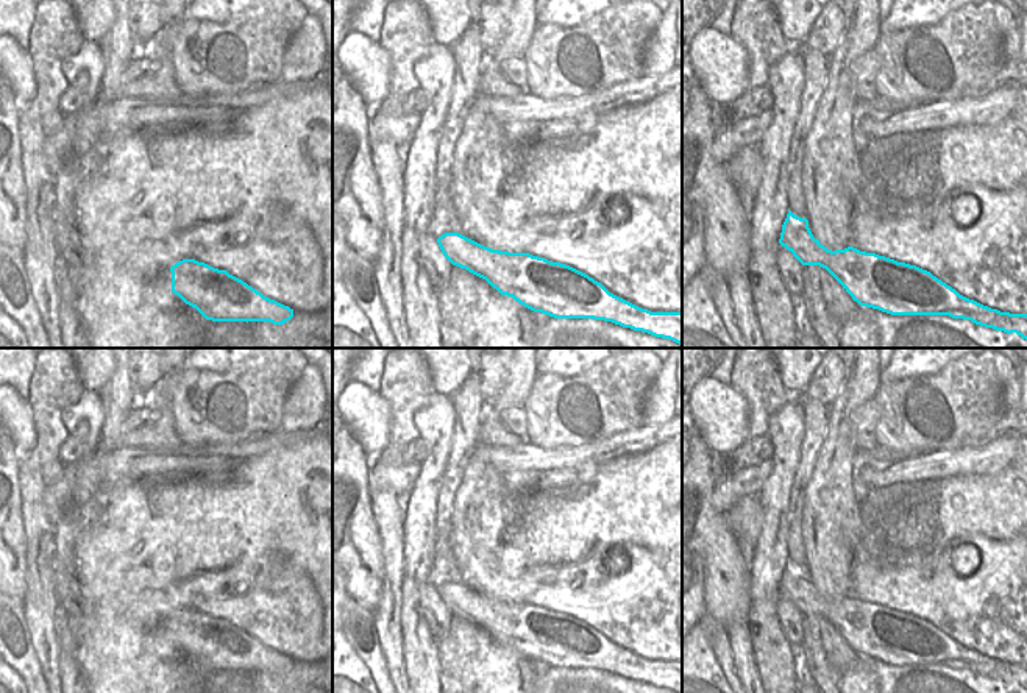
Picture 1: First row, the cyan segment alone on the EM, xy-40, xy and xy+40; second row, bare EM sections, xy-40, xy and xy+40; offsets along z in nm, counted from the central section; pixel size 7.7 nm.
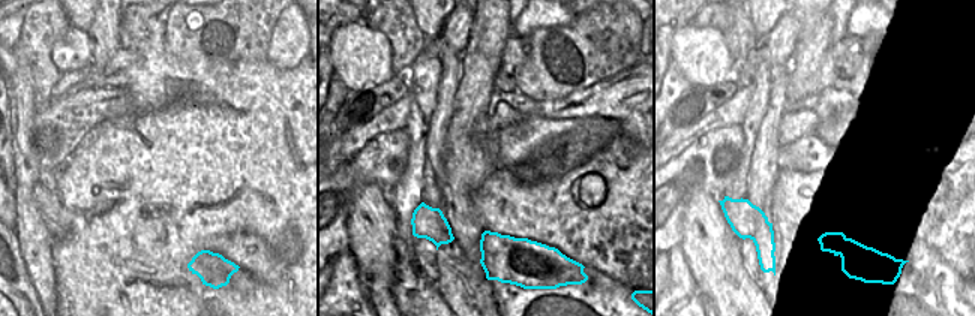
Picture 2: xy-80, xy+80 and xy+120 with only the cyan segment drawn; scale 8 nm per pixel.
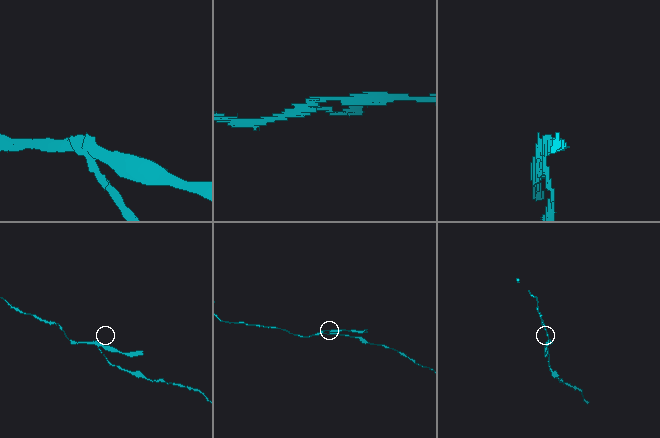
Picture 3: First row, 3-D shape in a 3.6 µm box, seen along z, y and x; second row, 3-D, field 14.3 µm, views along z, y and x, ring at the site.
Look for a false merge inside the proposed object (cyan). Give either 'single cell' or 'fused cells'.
single cell

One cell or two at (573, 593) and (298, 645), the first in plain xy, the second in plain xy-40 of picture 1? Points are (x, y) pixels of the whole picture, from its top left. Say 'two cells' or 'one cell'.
one cell

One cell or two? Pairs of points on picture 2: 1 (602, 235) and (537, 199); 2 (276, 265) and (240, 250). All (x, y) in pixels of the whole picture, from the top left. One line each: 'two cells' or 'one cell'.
1: one cell
2: one cell

